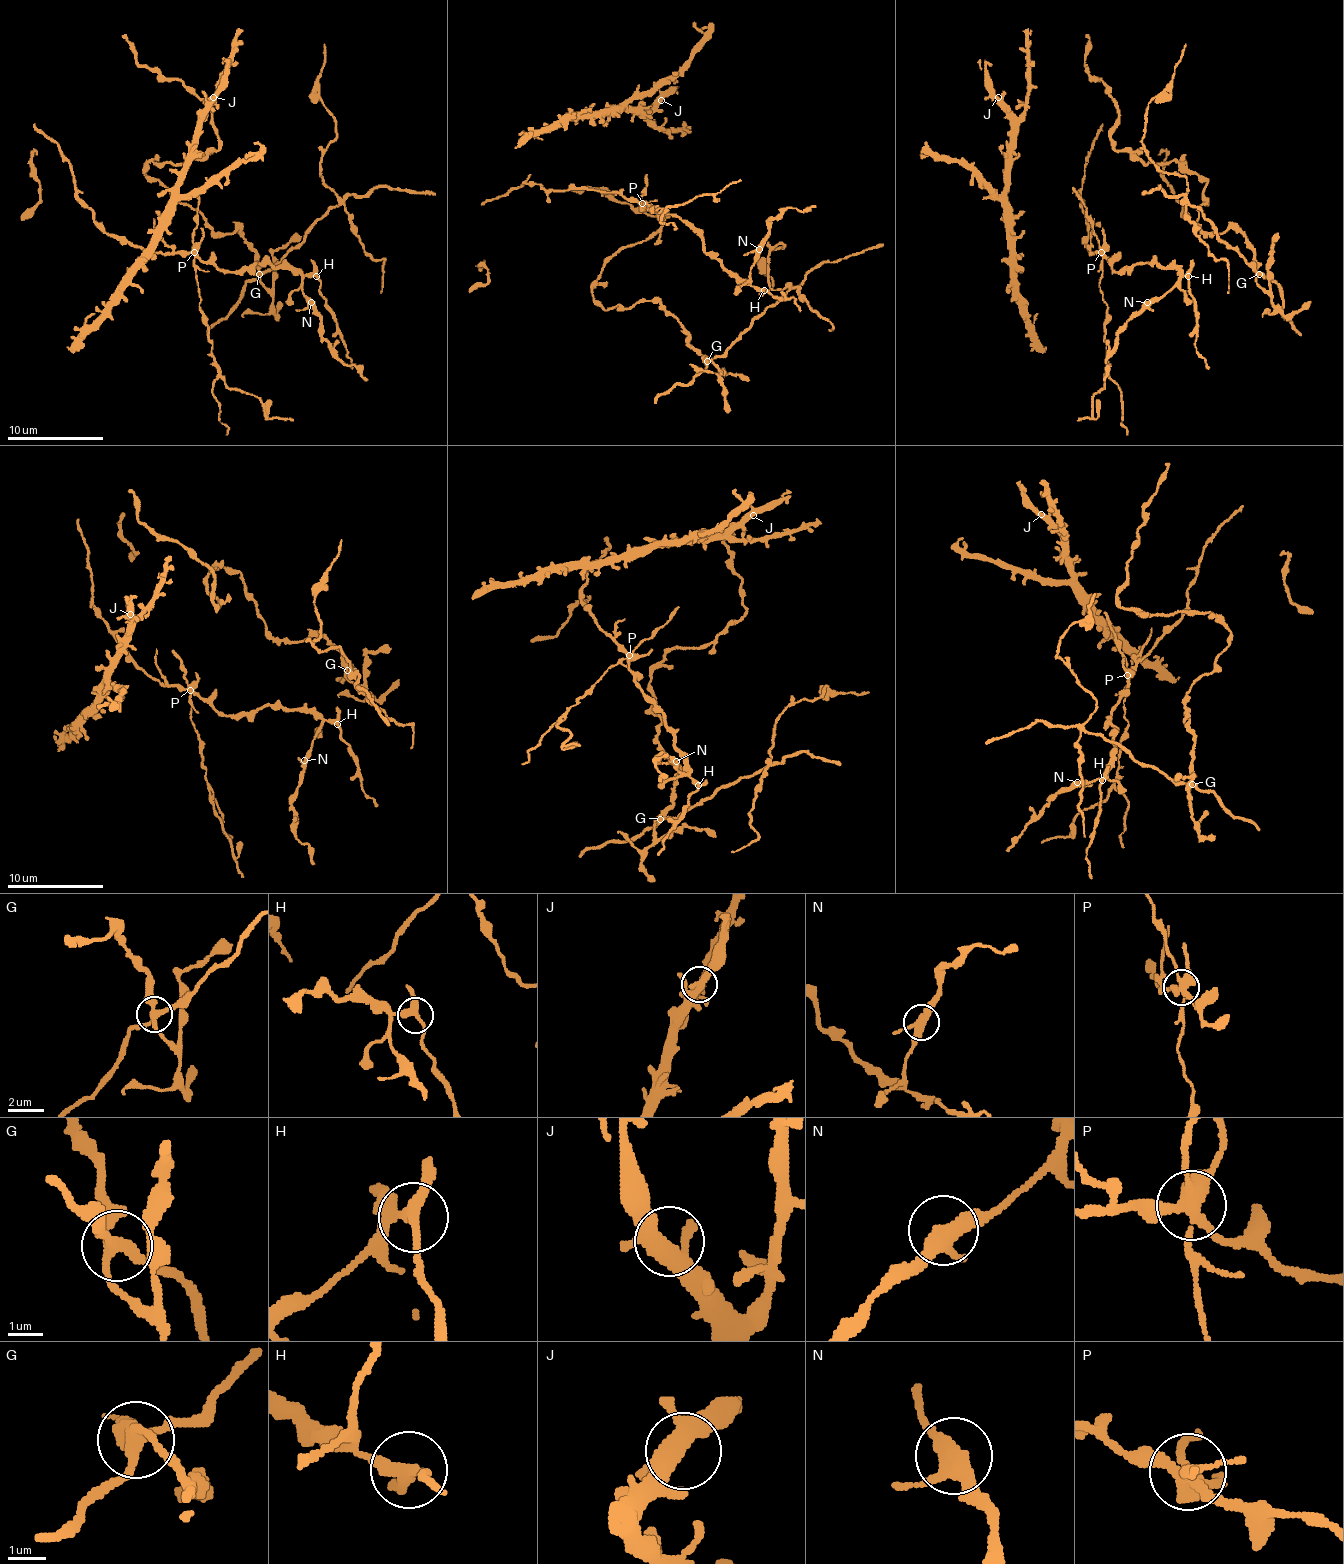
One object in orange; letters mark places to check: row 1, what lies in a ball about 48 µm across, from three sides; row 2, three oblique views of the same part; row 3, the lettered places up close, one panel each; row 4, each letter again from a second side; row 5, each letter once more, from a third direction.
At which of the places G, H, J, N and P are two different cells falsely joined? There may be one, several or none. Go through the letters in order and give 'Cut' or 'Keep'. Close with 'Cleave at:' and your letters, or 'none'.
G: Cut
H: Cut
J: Keep
N: Keep
P: Cut
Cleave at: G, H, P

